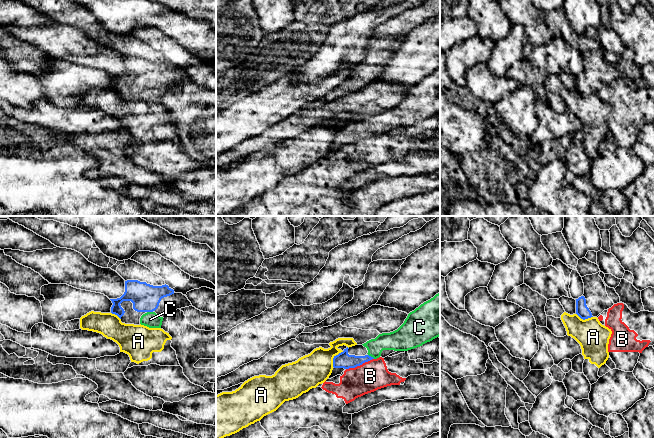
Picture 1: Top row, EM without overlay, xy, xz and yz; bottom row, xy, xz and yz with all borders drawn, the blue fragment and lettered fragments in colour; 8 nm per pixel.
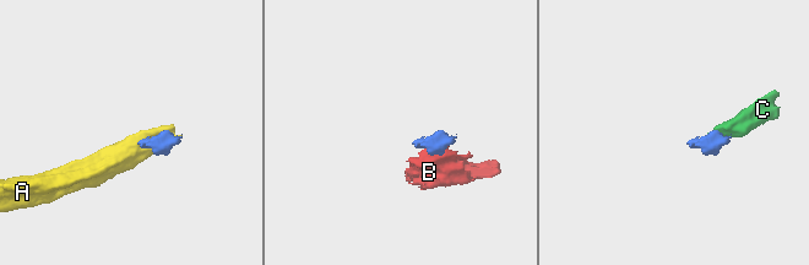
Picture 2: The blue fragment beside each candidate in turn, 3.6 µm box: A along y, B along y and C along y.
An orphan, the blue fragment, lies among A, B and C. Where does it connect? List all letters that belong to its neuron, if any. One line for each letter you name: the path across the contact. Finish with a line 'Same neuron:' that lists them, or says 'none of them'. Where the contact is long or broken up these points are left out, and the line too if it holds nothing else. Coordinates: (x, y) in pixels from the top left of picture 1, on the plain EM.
C: across xz (343, 136), (360, 136), (370, 132), (385, 117), (396, 116)
Same neuron: C

